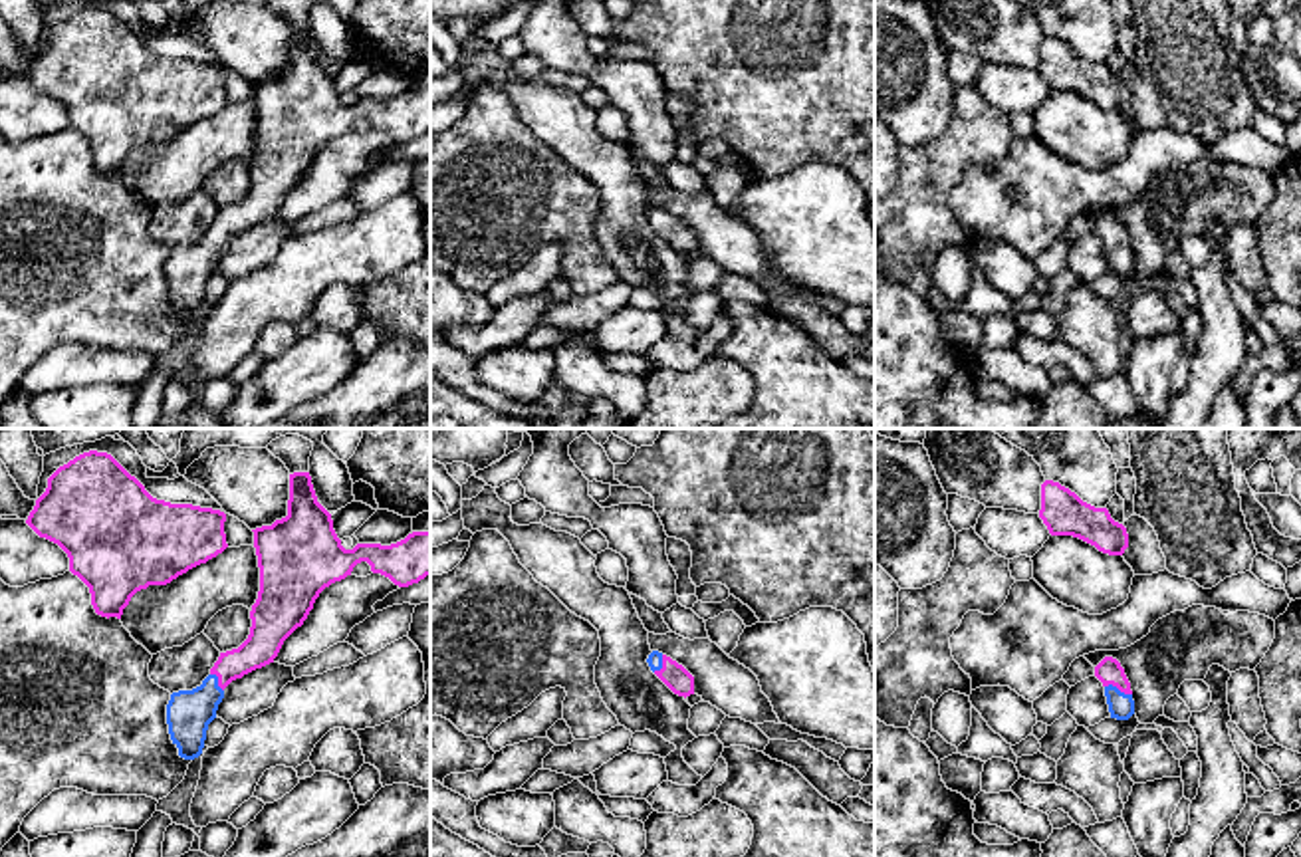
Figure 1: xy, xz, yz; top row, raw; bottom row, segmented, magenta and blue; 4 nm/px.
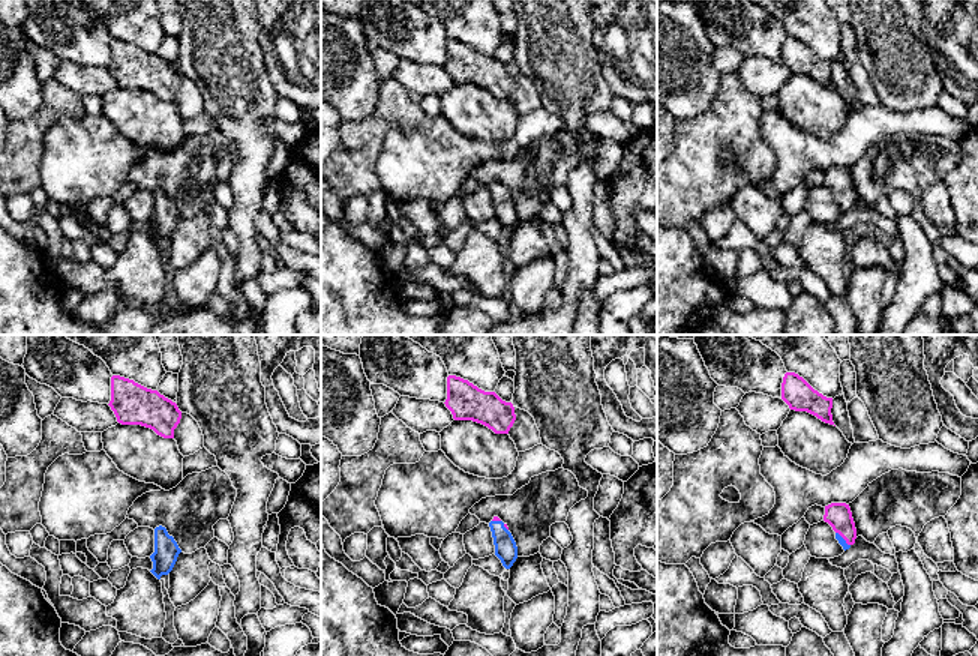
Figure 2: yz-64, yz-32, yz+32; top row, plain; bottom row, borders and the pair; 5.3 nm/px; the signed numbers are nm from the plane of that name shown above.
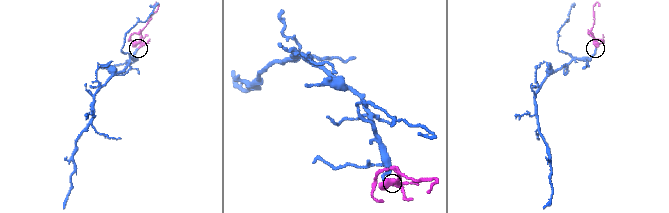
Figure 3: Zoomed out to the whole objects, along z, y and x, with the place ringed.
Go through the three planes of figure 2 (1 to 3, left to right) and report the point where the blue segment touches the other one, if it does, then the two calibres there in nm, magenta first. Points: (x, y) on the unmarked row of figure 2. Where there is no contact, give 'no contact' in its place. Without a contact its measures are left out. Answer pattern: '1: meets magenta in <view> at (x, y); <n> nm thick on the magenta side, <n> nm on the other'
1: no contact
2: meets magenta in yz-32 at (497, 183); 30 nm thick on the magenta side, 120 nm on the other
3: meets magenta in yz+32 at (843, 201); 140 nm thick on the magenta side, 40 nm on the other

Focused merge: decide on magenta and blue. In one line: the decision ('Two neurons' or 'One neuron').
One neuron

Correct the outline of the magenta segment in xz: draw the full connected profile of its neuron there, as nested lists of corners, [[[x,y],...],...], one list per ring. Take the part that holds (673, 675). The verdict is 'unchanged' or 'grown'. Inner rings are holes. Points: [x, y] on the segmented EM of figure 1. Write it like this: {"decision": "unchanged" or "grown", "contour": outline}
{"decision": "grown", "contour": [[[652,651],[647,659],[650,671],[678,696],[694,694],[694,676],[670,657]]]}

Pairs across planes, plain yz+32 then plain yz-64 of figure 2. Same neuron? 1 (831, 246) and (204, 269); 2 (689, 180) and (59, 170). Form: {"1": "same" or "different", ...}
{"1": "different", "2": "different"}

